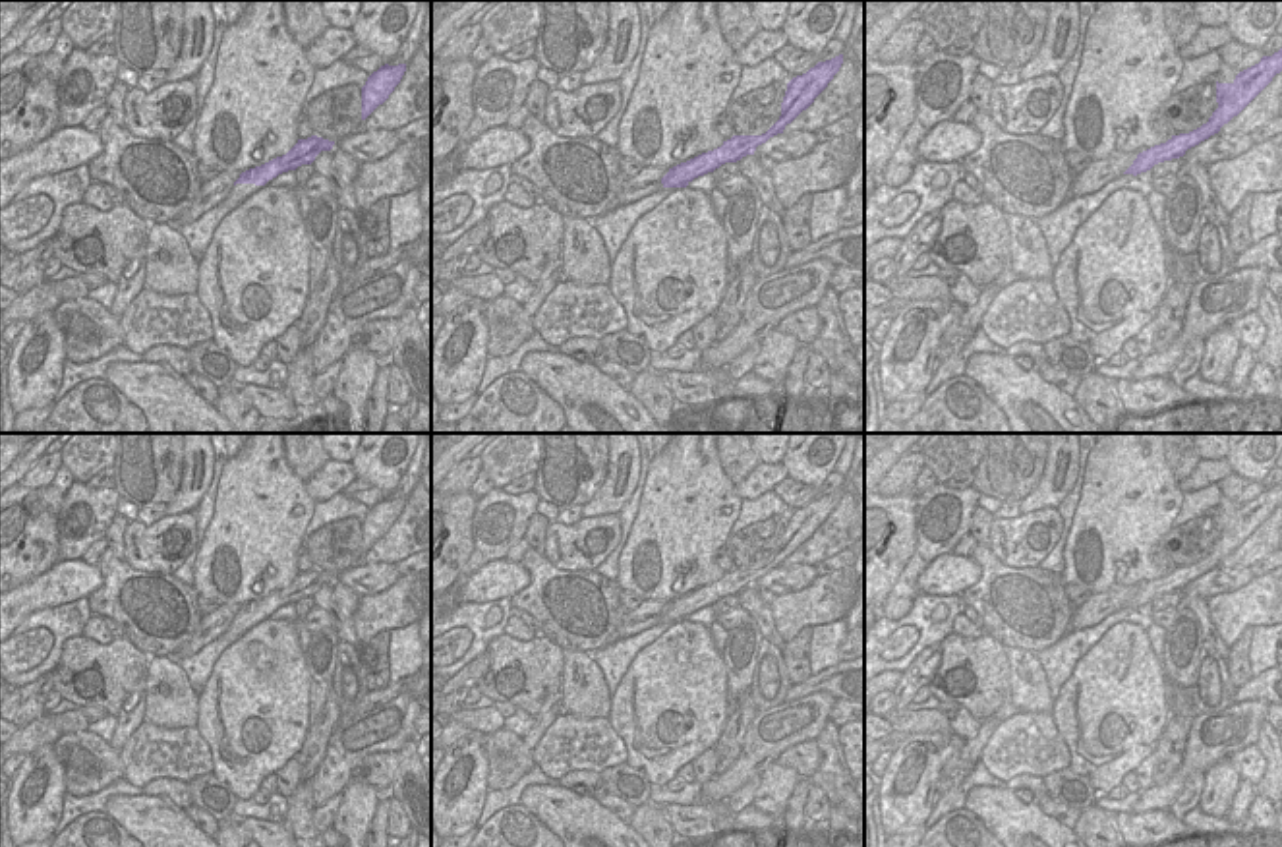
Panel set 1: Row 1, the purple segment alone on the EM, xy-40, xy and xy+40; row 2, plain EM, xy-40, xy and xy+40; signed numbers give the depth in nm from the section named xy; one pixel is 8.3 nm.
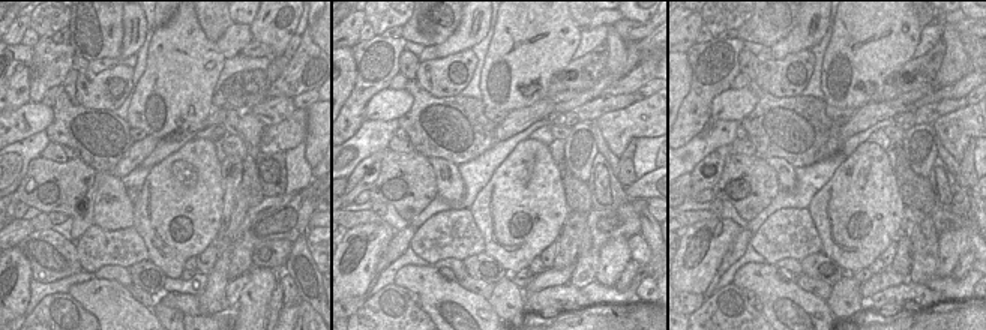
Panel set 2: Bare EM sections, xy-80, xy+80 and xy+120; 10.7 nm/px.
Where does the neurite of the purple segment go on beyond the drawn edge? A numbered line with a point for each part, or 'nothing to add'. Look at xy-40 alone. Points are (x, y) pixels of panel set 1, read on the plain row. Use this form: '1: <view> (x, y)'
1: xy-40 (213, 625)

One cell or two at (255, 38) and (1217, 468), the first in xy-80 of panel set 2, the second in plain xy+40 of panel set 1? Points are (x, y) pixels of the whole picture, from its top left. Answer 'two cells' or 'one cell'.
one cell

